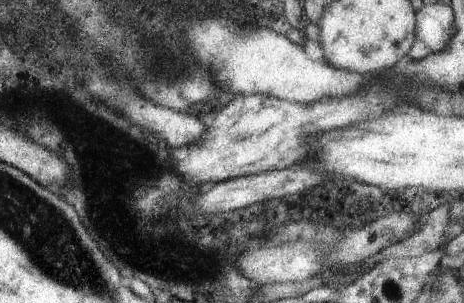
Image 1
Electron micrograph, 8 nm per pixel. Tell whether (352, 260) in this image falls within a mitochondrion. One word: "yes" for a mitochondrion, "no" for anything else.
no

